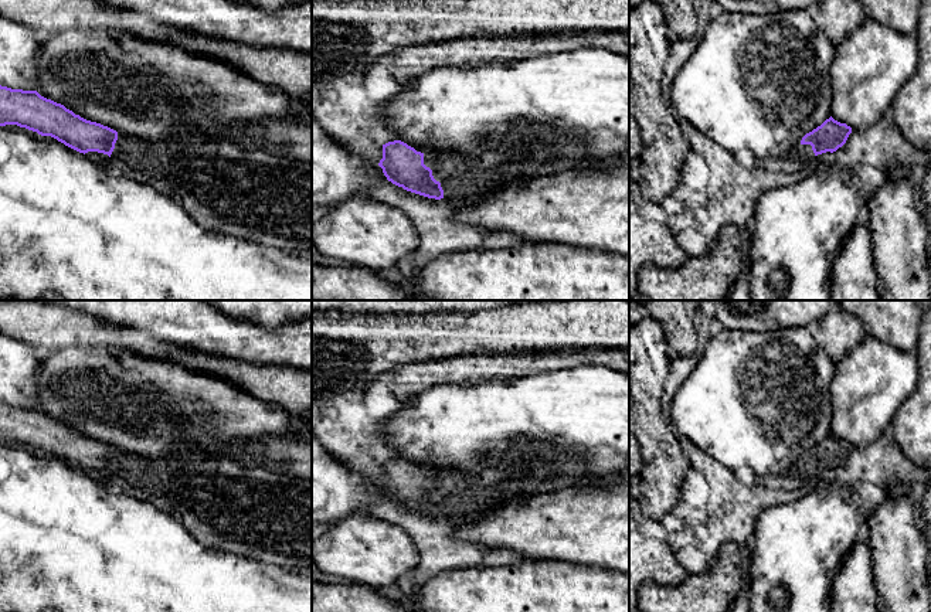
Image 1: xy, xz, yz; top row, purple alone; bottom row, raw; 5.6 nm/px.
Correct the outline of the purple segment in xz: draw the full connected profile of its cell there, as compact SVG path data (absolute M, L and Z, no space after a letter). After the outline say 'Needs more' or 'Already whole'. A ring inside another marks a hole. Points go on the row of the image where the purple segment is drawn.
M401 140L383 144L383 159L378 163L393 184L435 200L472 200L513 181L567 170L604 170L621 164L629 164L629 150L618 157L602 160L519 162L480 169L468 166L455 152L421 153Z. Needs more

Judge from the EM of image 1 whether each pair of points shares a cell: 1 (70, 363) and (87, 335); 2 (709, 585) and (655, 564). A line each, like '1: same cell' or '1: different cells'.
1: different cells
2: different cells

